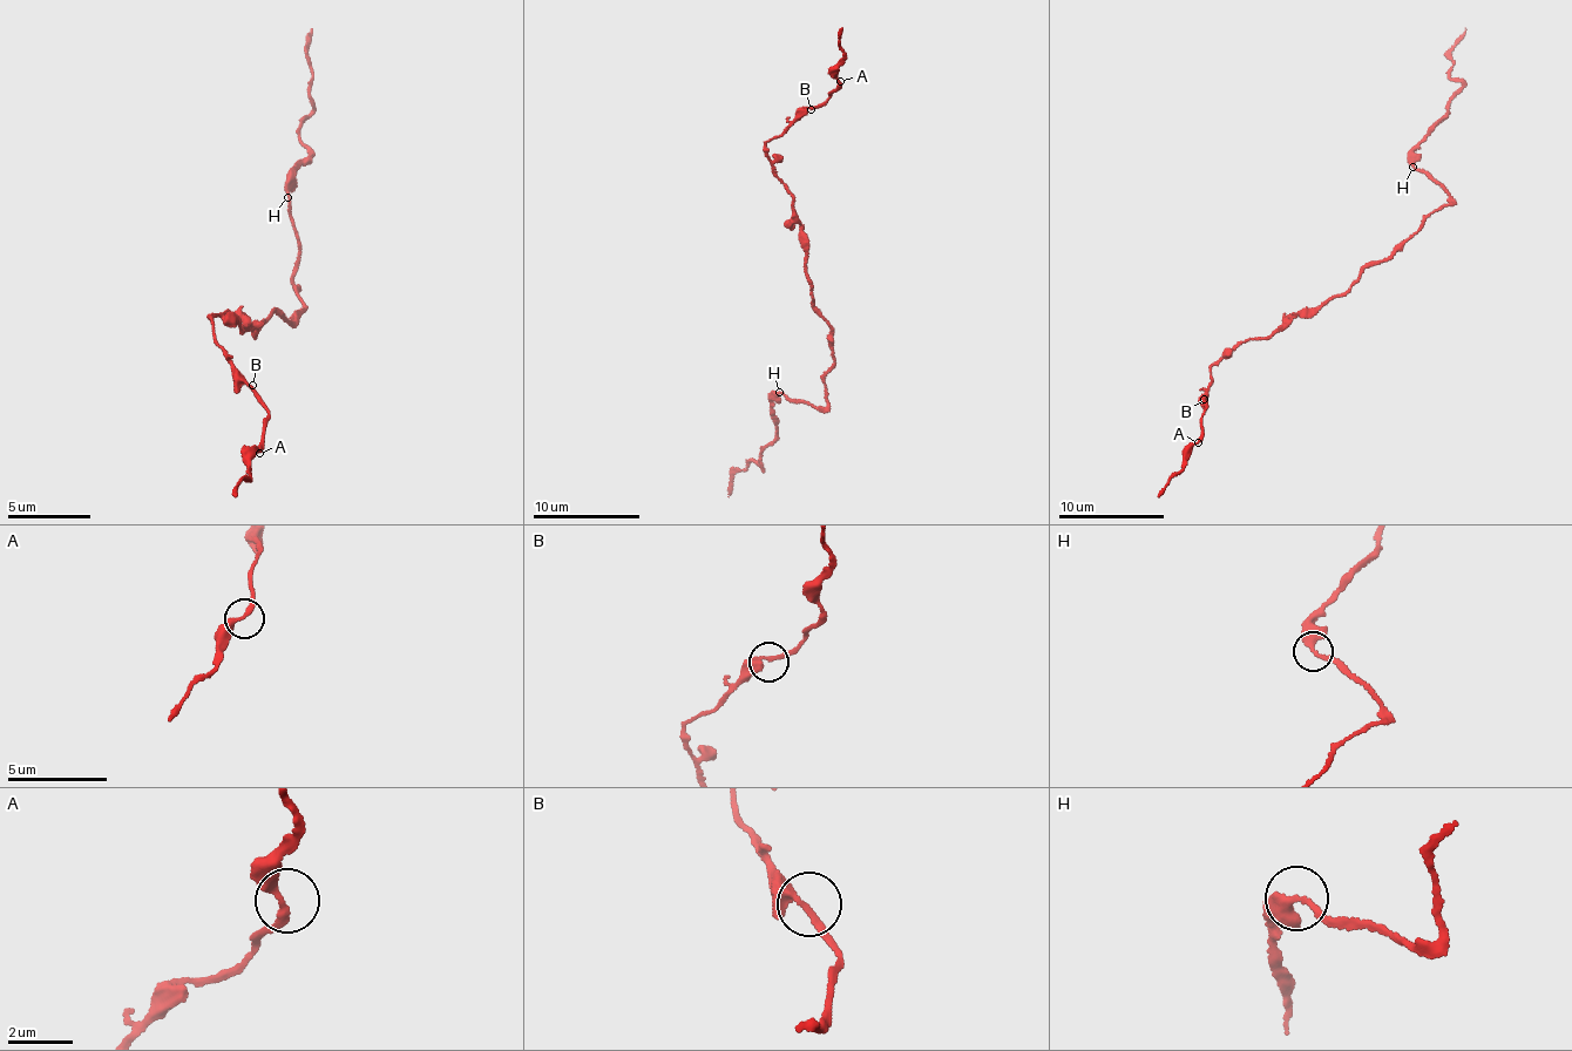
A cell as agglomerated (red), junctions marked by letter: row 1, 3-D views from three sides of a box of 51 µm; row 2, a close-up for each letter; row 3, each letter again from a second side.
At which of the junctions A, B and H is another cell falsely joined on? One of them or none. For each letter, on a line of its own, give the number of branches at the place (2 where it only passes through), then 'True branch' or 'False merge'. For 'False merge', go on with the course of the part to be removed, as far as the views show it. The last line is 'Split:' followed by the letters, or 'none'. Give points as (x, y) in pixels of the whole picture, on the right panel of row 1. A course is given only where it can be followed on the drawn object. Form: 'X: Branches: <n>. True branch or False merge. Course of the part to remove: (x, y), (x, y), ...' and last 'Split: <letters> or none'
A: Branches: 2. True branch
B: Branches: 2. True branch
H: Branches: 2. True branch
Split: none

